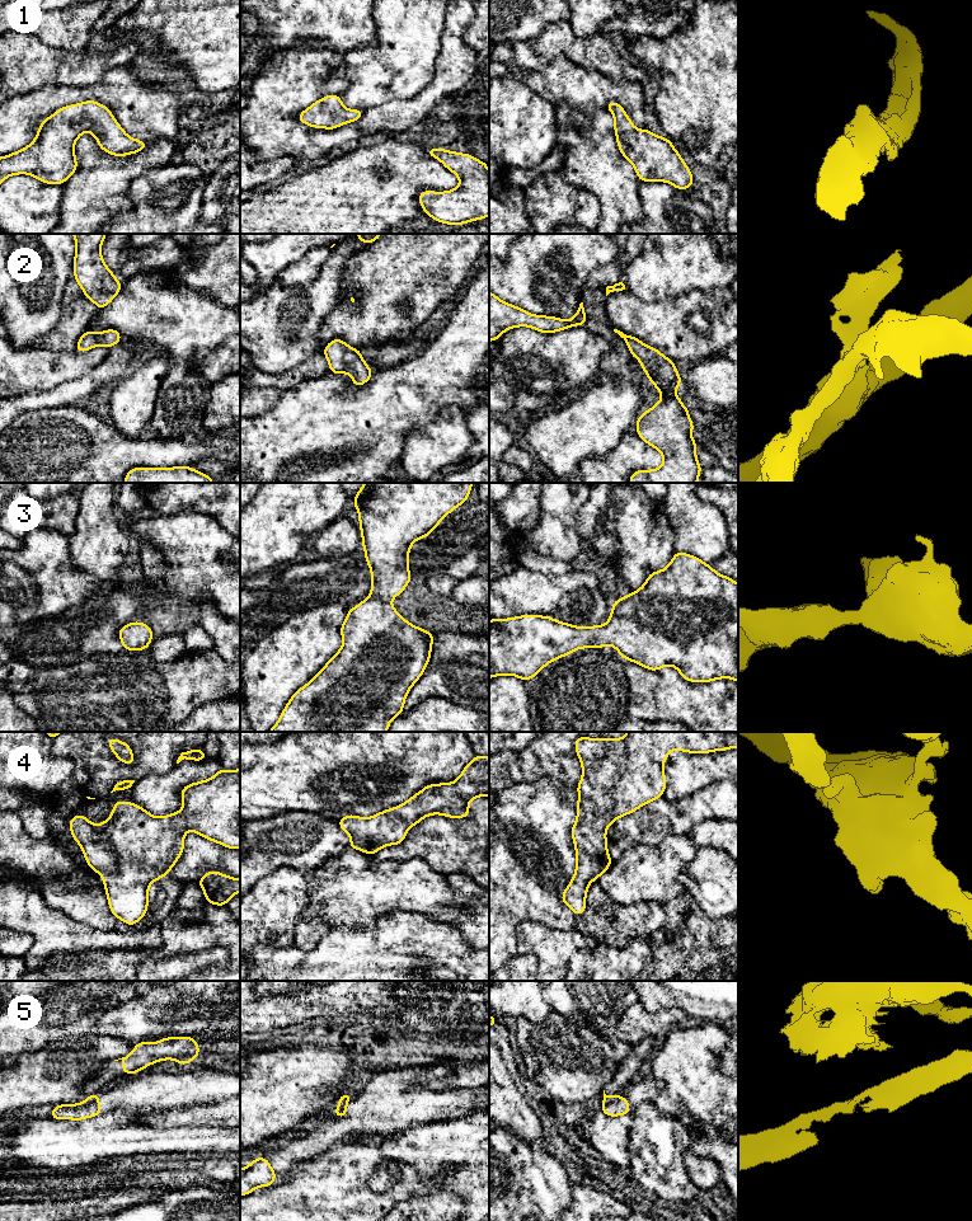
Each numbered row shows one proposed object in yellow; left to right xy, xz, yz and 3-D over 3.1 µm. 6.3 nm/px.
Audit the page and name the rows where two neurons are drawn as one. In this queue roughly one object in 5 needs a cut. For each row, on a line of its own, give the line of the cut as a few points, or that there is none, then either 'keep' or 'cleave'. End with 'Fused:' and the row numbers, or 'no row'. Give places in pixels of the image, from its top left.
1: cut none; keep
2: cut none; keep
3: cut none; keep
4: cut none; keep
5: cut xz (347, 1094), (347, 1098), (339, 1106); cleave
Fused: 5

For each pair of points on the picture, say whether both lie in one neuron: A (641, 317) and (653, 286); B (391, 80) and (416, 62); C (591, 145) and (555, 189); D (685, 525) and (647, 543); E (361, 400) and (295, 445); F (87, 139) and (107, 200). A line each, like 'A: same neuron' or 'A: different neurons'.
A: different neurons
B: same neuron
C: different neurons
D: different neurons
E: same neuron
F: same neuron

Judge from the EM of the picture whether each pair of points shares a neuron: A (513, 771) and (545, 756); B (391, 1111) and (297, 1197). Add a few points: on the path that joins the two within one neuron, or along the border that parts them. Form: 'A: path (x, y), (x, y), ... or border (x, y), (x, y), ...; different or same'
A: path (524, 770), (526, 768), (543, 766); same
B: border (371, 1142), (347, 1144), (325, 1151); different

